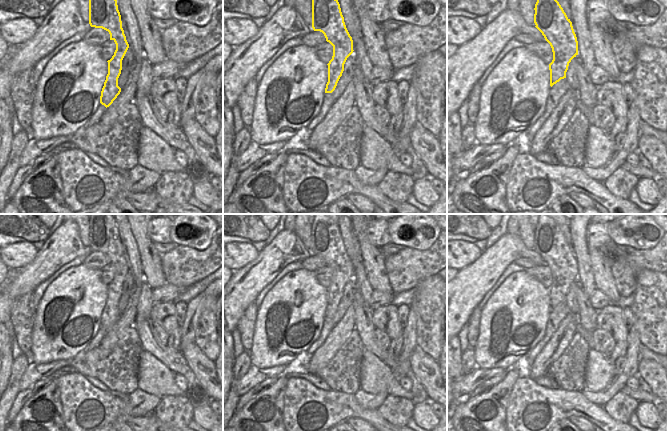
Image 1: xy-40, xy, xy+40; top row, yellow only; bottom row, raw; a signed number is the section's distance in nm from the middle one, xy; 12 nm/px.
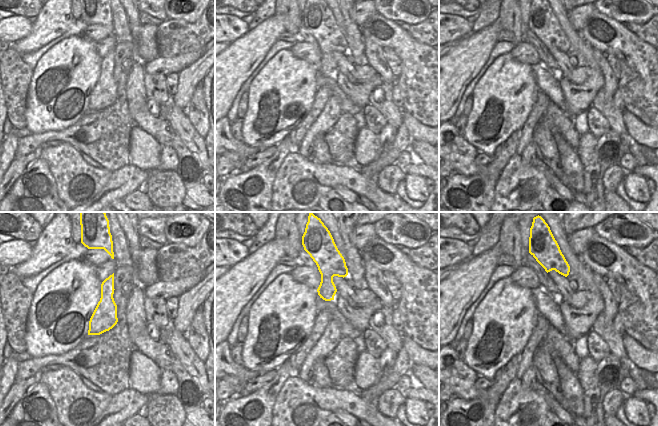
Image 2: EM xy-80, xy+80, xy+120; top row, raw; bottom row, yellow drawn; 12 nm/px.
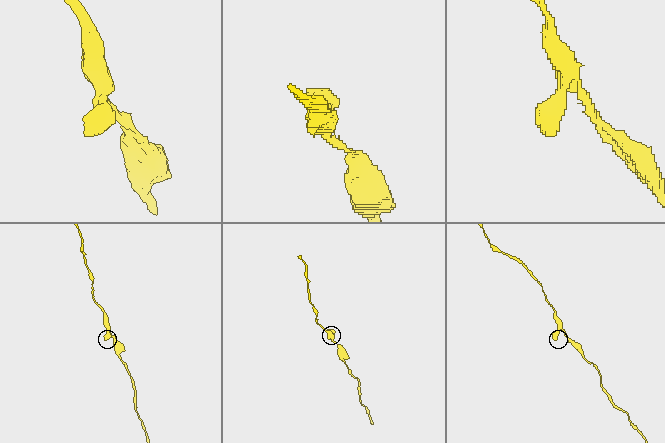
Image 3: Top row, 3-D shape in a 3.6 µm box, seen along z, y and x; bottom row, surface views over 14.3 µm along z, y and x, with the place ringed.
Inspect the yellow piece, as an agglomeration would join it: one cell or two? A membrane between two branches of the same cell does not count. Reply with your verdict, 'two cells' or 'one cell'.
one cell

